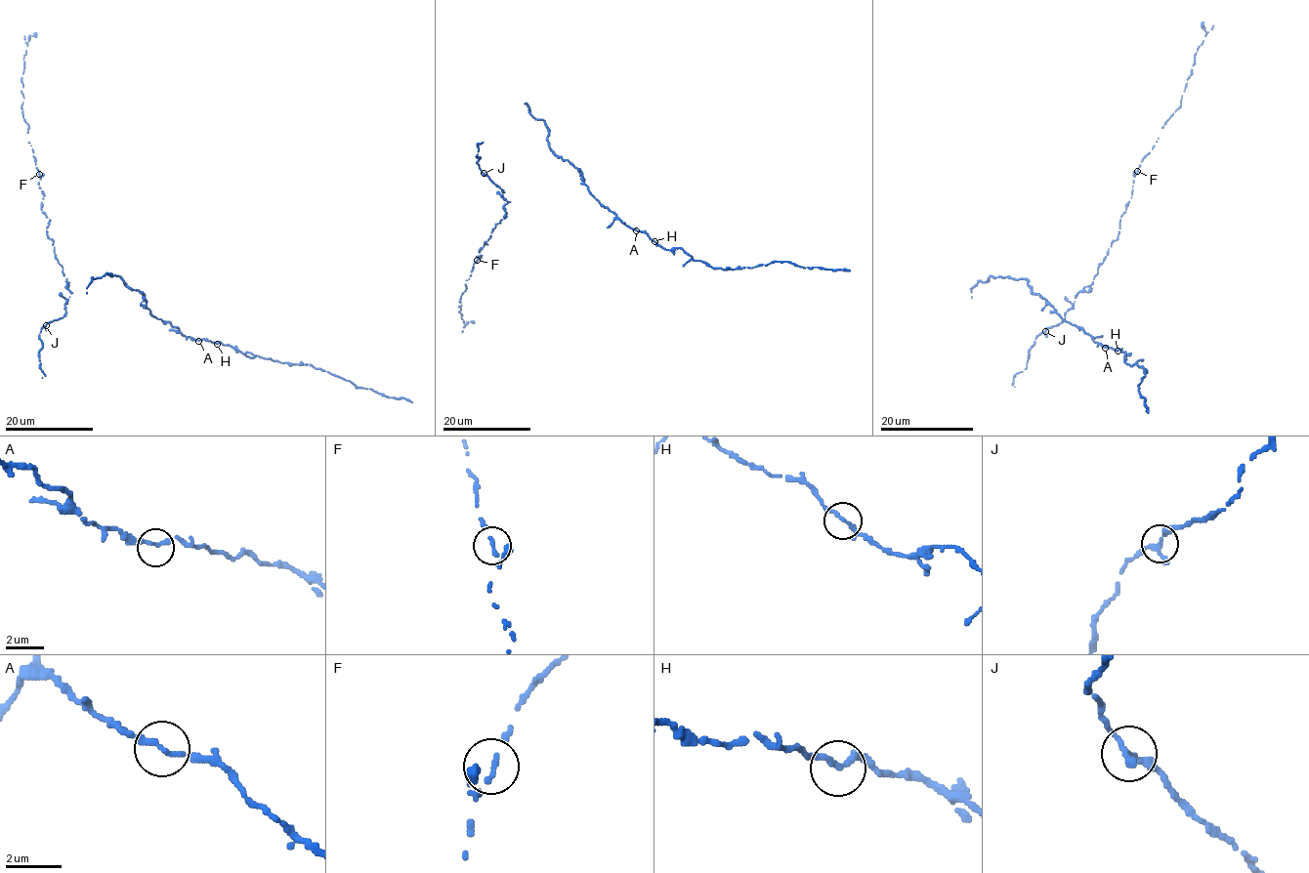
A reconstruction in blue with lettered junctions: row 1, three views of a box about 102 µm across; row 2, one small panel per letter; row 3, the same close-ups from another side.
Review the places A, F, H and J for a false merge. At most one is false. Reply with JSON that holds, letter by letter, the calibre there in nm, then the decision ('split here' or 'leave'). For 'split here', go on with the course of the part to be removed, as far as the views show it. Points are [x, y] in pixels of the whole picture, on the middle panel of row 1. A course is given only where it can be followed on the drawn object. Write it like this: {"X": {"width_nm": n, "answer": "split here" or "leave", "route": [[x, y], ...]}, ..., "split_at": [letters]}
{"A": {"width_nm": 200, "answer": "leave"}, "F": {"width_nm": 180, "answer": "leave"}, "H": {"width_nm": 190, "answer": "leave"}, "J": {"width_nm": 180, "answer": "leave"}, "split_at": []}

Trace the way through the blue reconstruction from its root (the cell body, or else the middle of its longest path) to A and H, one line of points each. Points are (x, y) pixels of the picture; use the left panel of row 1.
A: (117, 276), (143, 295), (152, 315), (168, 321), (183, 335), (198, 341)
H: (117, 276), (143, 295), (152, 315), (168, 321), (186, 336), (205, 339), (216, 344)

